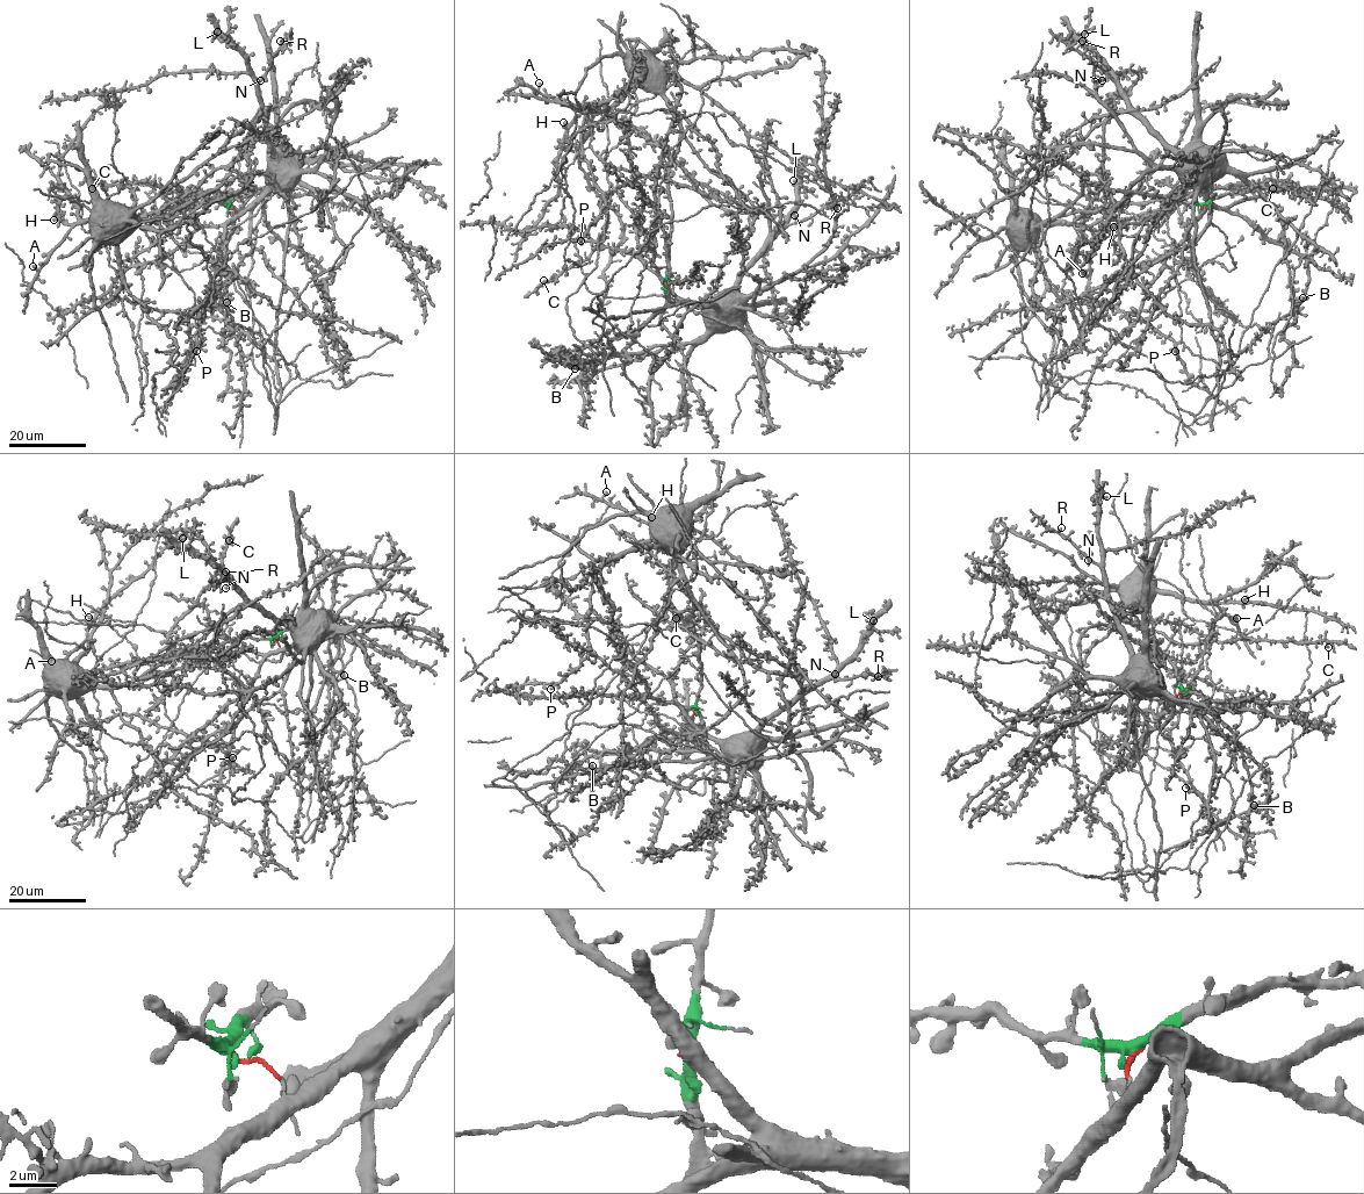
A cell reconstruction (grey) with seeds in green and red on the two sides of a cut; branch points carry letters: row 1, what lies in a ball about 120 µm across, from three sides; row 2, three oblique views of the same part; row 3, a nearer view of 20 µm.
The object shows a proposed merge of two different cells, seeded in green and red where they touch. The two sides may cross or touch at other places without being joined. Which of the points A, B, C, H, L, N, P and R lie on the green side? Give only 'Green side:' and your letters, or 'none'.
Green side: A, C, H, P

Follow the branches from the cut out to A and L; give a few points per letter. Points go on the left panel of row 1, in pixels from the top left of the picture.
A: (228, 207), (202, 200), (177, 206), (156, 218), (91, 218), (77, 223), (45, 265), (38, 270), (33, 266)
L: (228, 207), (238, 214), (261, 195), (267, 186), (272, 157), (252, 74), (242, 54), (217, 31)

